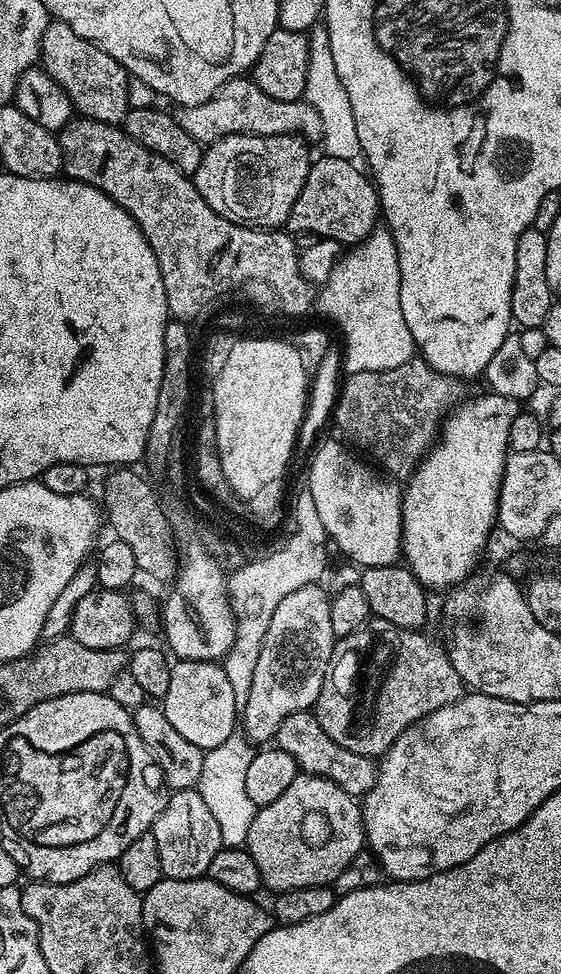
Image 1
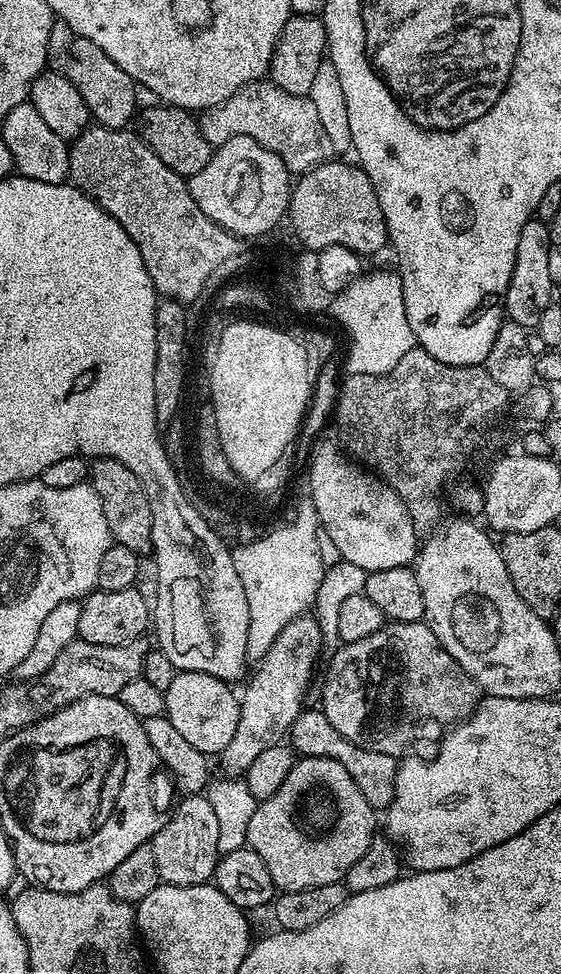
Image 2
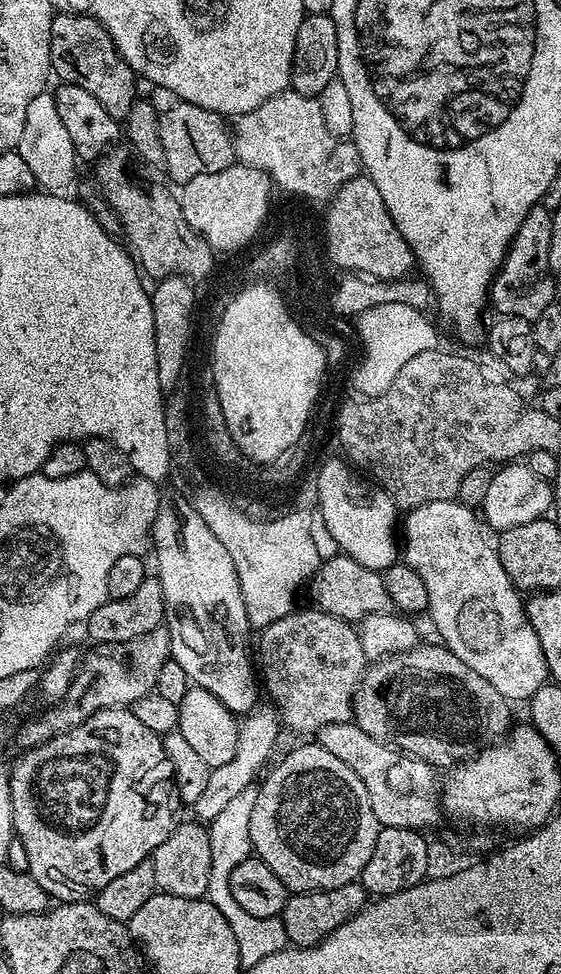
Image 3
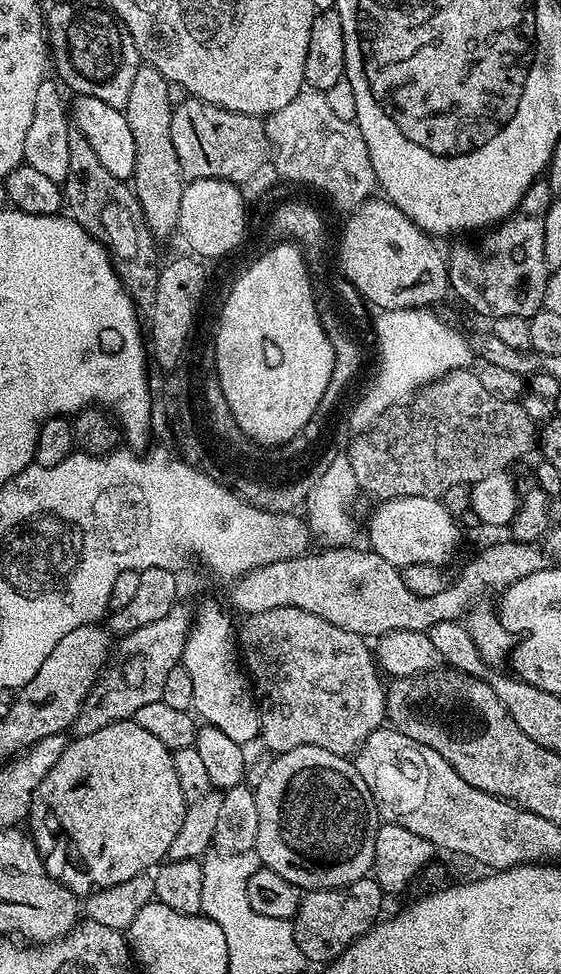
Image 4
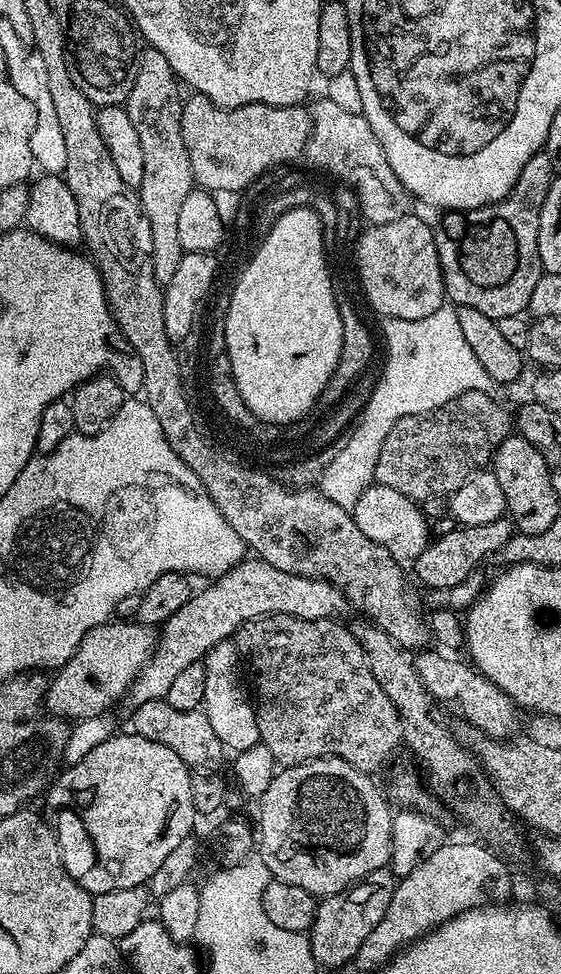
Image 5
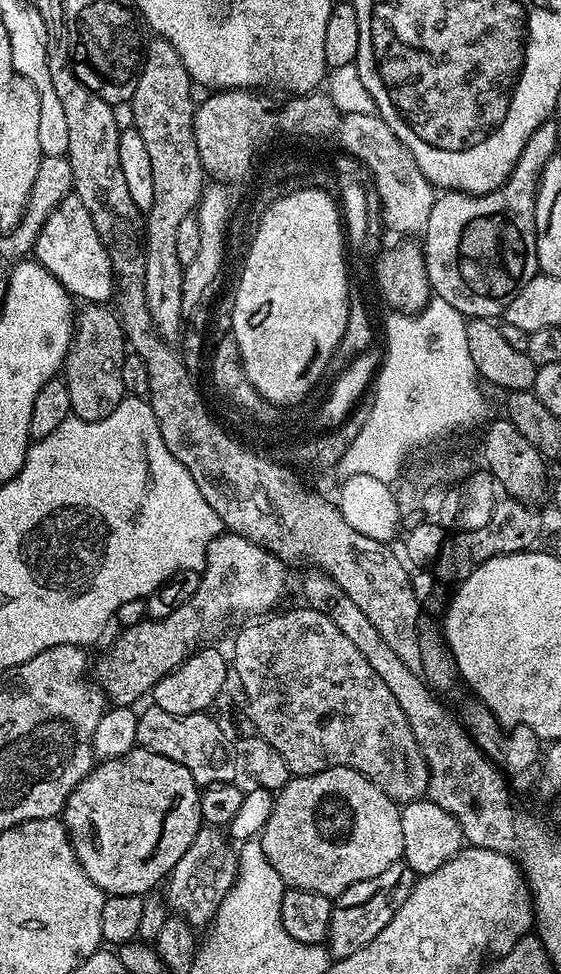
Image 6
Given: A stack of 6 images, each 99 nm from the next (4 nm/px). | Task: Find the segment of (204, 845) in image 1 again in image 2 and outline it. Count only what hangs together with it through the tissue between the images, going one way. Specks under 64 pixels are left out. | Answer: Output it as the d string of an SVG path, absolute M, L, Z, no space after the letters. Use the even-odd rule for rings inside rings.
M207 795L183 797L173 807L168 821L164 823L162 830L158 830L158 834L152 837L150 843L154 850L154 860L158 862L158 874L163 883L174 886L209 883L216 875L216 864L222 853L218 850L218 817L214 814L214 806L210 806Z

